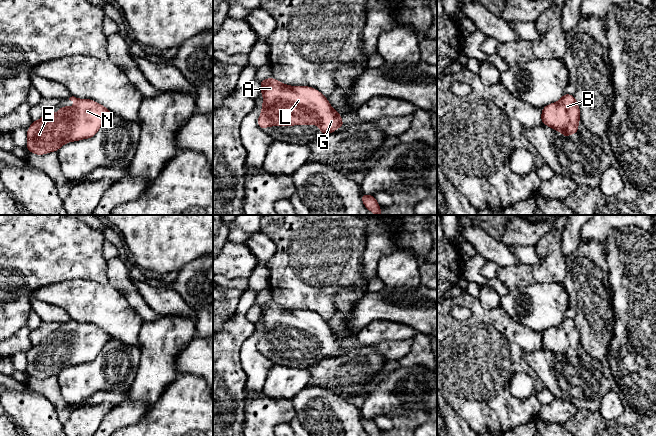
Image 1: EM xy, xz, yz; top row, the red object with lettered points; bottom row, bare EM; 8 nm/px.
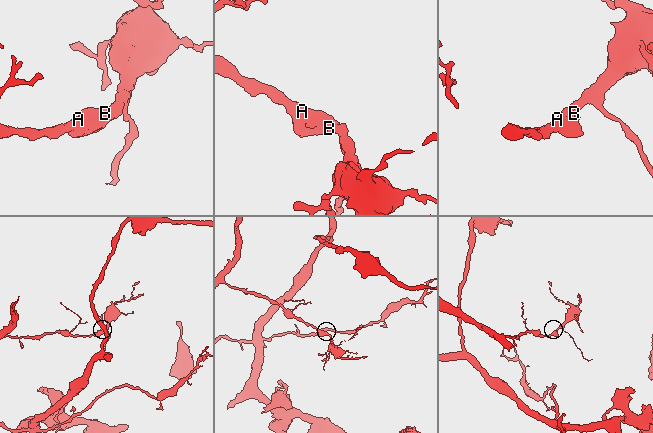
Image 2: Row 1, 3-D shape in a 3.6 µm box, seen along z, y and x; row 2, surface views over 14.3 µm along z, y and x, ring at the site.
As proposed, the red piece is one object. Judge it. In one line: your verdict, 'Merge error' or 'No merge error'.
No merge error

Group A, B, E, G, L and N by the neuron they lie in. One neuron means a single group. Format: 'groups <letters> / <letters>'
groups A B E G L N

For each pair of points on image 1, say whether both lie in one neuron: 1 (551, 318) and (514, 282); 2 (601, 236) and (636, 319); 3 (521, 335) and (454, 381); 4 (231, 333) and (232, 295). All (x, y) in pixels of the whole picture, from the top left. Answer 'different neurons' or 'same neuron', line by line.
1: different neurons
2: different neurons
3: same neuron
4: different neurons

